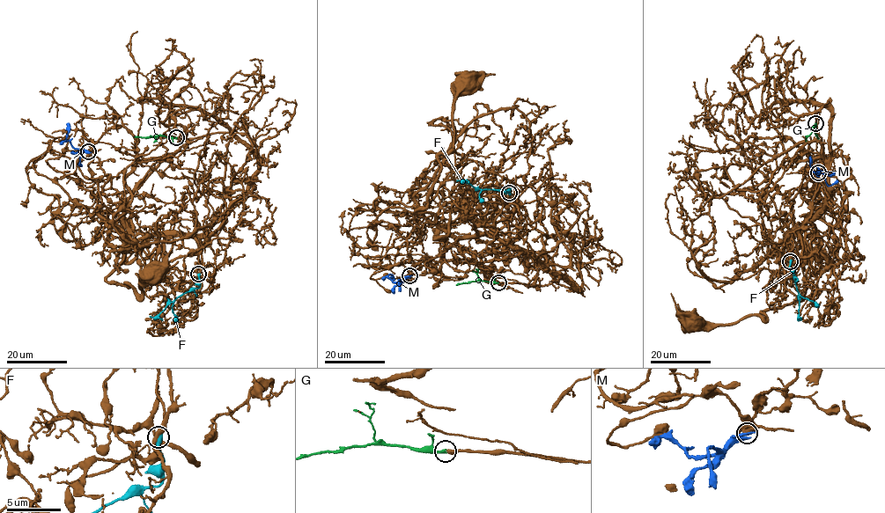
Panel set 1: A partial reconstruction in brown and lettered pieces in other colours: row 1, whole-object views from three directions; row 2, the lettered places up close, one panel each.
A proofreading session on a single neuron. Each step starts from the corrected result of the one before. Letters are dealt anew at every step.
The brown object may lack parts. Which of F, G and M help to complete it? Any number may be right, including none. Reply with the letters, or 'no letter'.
F

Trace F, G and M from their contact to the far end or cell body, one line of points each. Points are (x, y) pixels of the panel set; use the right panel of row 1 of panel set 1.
F: (790, 261), (798, 290), (798, 319)
G: (815, 123), (814, 131), (819, 138)
M: (818, 172), (823, 172), (813, 170), (810, 157)

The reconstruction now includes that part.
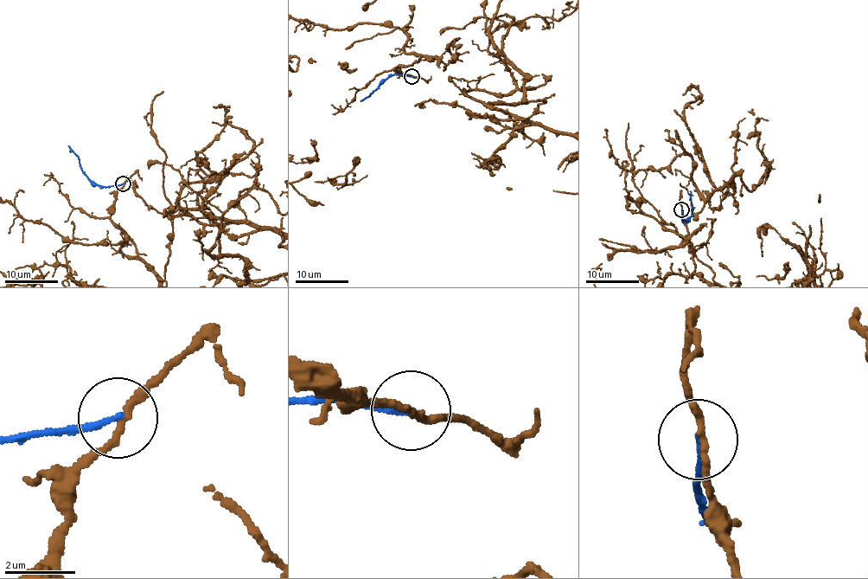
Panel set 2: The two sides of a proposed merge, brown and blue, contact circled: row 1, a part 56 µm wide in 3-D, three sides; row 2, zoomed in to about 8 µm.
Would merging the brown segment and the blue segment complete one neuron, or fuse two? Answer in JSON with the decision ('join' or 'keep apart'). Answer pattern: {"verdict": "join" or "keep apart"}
{"verdict": "keep apart"}

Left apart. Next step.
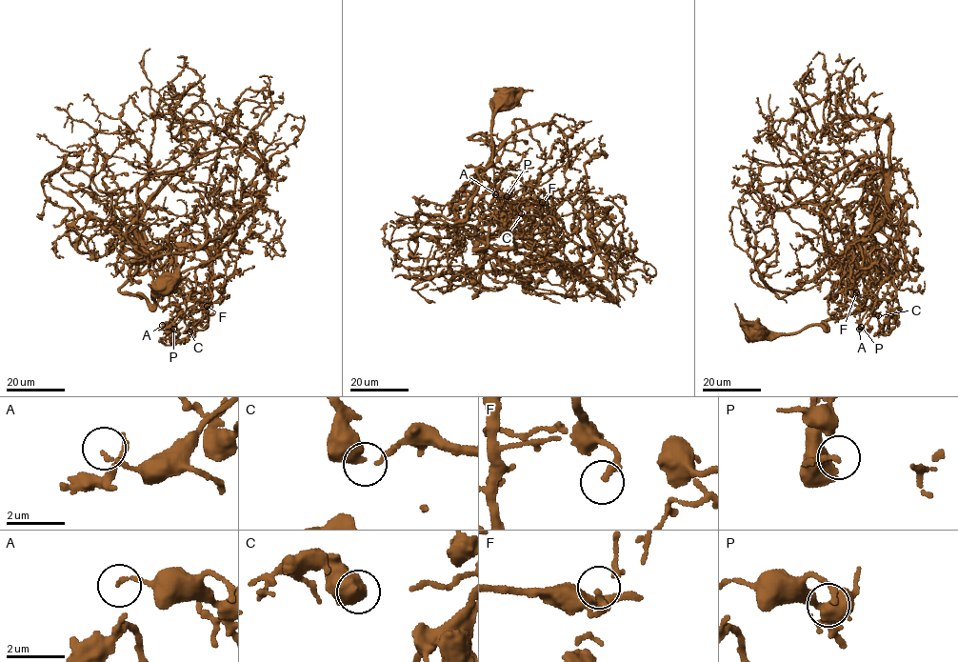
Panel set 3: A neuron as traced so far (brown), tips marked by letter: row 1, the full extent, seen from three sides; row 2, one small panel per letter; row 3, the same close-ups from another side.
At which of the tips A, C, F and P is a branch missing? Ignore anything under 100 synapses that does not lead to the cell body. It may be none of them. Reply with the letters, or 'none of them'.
none of them

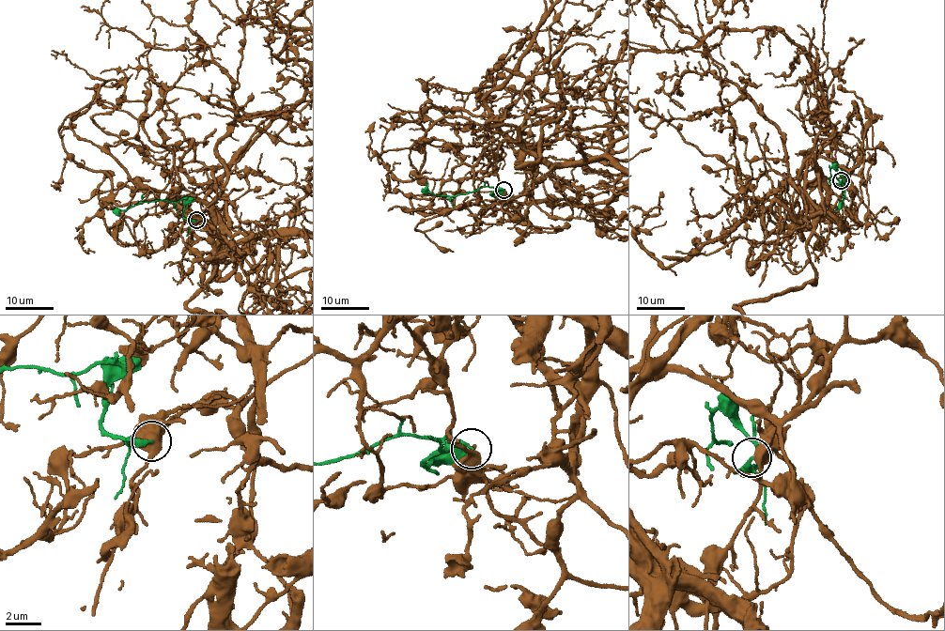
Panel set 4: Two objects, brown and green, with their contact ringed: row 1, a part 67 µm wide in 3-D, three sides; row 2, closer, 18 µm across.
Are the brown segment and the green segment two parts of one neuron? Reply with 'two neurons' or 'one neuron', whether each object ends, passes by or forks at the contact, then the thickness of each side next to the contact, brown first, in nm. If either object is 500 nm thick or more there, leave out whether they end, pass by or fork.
two neurons | 500/280 nm

